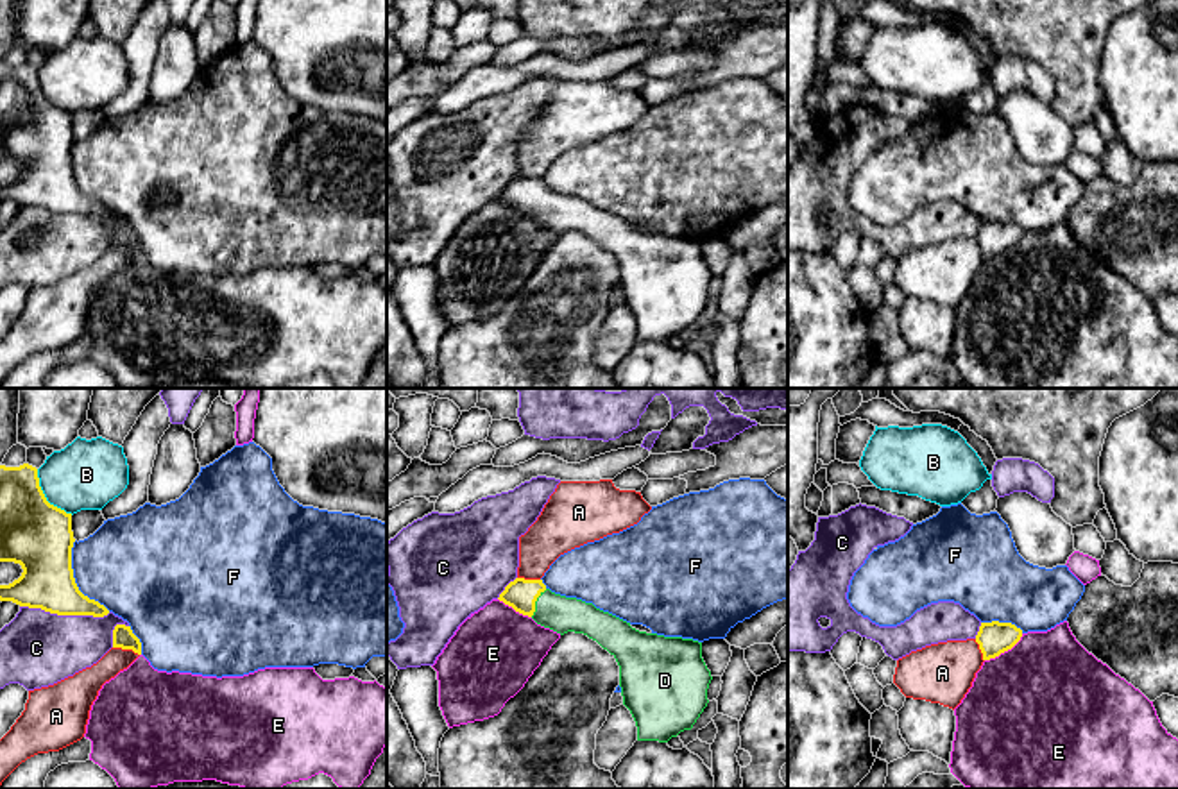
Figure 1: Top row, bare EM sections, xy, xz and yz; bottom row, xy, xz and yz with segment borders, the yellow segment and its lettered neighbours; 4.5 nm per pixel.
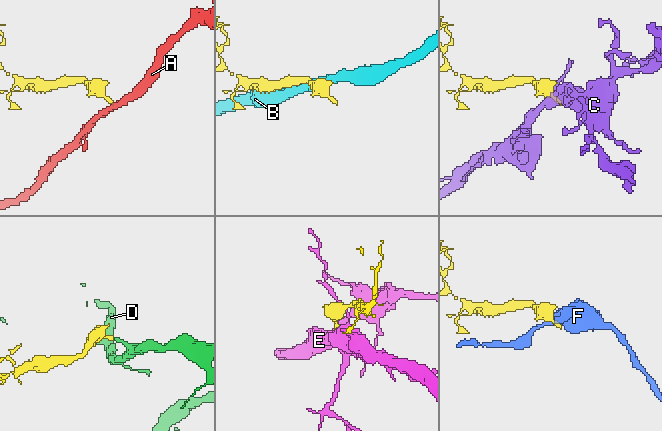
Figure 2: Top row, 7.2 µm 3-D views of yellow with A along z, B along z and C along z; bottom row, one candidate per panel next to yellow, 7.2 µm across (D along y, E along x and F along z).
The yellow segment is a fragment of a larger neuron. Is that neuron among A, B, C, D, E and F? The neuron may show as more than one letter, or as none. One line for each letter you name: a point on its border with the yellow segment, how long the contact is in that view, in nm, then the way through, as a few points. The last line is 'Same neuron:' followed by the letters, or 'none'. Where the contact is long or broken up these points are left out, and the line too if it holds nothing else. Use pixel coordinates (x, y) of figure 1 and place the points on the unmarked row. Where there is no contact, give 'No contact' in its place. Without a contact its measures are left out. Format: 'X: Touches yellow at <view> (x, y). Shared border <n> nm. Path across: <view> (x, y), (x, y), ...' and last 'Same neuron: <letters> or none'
D: Touches yellow at xz (534, 203). Shared border 150 nm. Path across: xz (521, 194), (534, 203), (561, 213)
Same neuron: D

